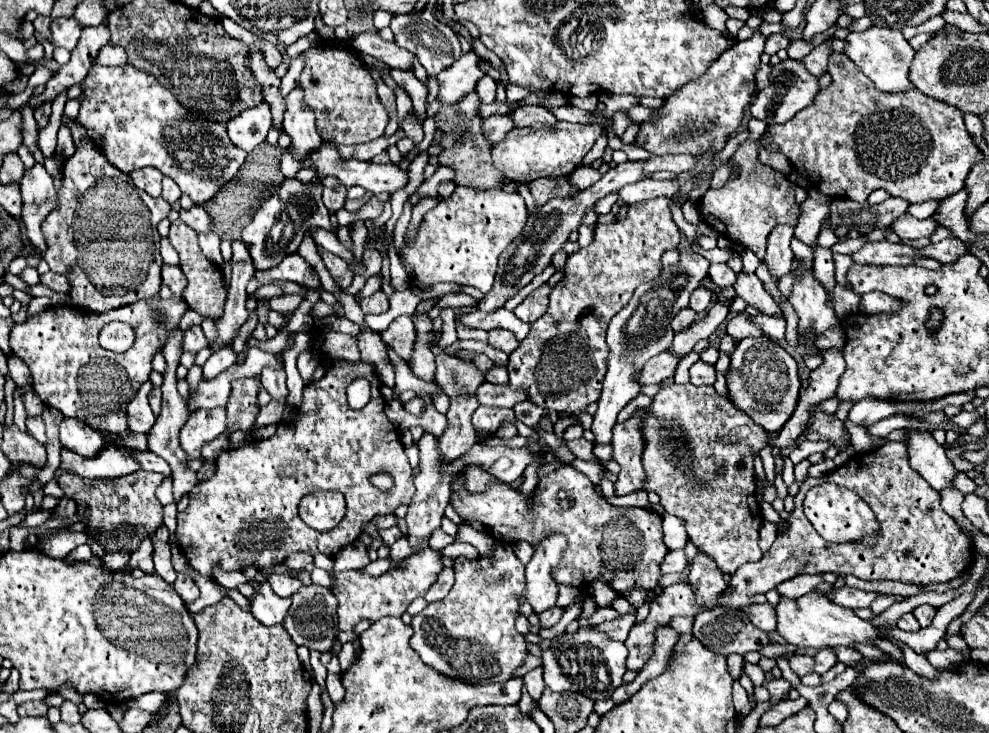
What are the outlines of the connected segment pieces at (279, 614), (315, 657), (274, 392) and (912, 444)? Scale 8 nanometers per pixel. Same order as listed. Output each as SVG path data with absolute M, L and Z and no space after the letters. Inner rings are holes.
M262 582L254 588L254 594L248 598L250 600L250 612L252 616L262 622L264 626L274 626L282 624L284 616L288 614L290 608L290 598L280 598L268 582Z
M313 650L310 652L310 664L315 673L315 678L321 688L325 688L327 669L320 662L320 652Z
M264 368L260 372L260 378L262 378L262 386L270 392L272 400L276 402L286 402L288 398L288 390L286 390L286 372L284 368Z
M908 432L906 438L908 460L910 466L920 472L920 476L938 492L946 486L952 486L952 478L956 476L956 468L946 456L944 446L940 446L930 432Z

